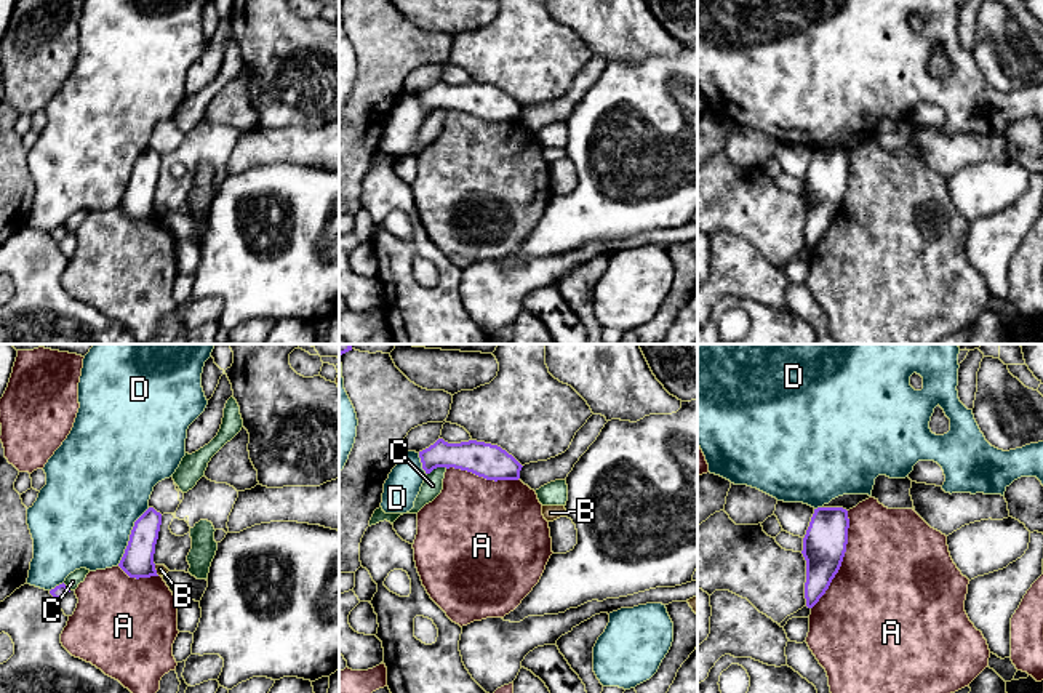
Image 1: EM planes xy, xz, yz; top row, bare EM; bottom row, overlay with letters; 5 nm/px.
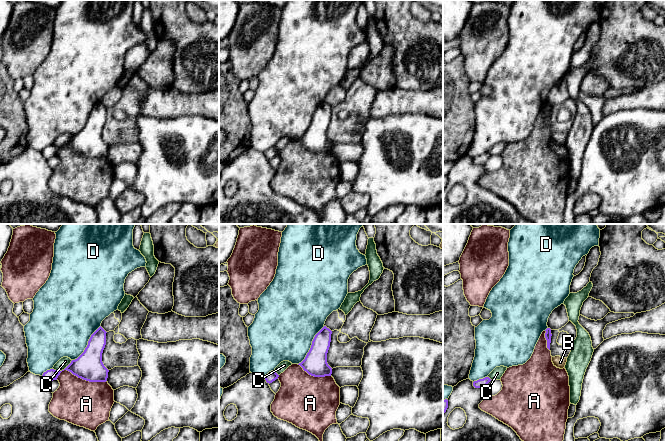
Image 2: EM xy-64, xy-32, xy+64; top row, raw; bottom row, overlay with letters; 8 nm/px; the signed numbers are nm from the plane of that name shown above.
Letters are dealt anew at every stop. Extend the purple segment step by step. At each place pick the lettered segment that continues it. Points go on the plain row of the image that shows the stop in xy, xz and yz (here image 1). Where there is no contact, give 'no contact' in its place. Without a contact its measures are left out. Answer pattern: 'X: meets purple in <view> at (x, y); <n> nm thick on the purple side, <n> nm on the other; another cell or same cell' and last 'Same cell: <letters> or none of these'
A: meets purple in yz at (842, 202); 220 nm thick on the purple side, 500 nm on the other; another cell
B: meets purple in xy at (155, 212); 160 nm thick on the purple side, 50 nm on the other; another cell
C: meets purple in xz at (437, 108); 170 nm thick on the purple side, 100 nm on the other; another cell
D: meets purple in xy at (130, 178); 160 nm thick on the purple side, 500 nm on the other; another cell
Same cell: none of these

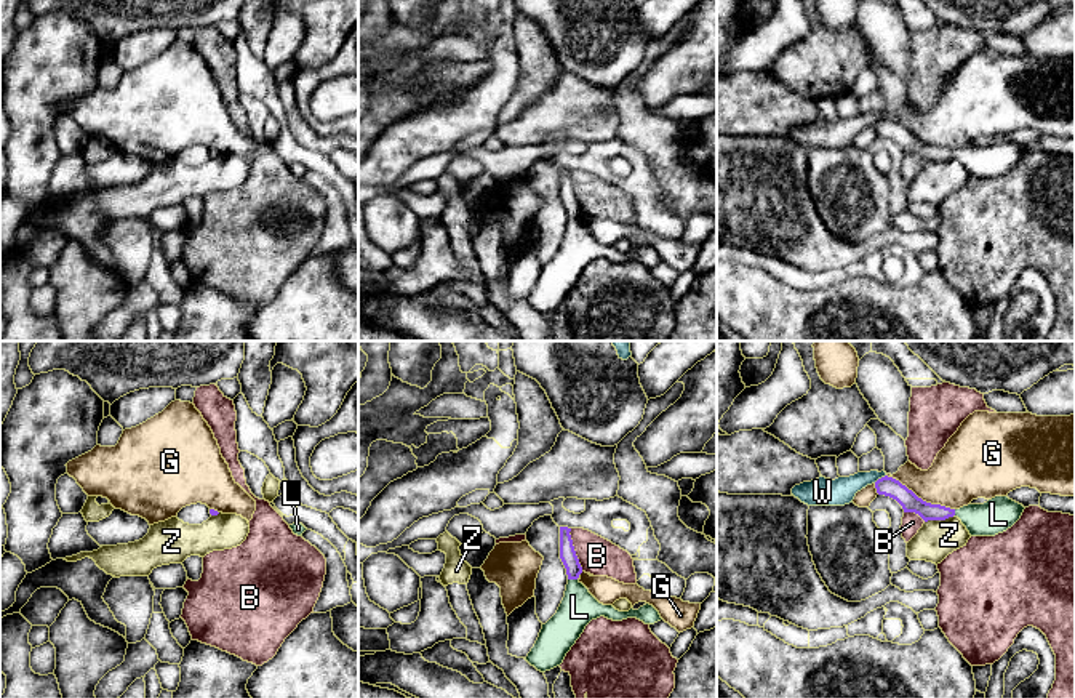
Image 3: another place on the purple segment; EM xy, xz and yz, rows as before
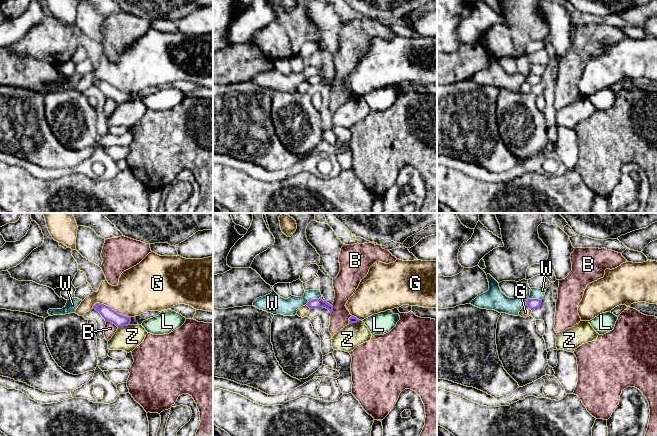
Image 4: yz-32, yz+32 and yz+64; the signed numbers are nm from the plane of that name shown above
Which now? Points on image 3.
B: meets purple in xz at (573, 191); 80 nm thick on the purple side, 190 nm on the other; another cell
G: meets purple in yz at (920, 140); 100 nm thick on the purple side, 300 nm on the other; another cell
L: meets purple in xz at (573, 220); 80 nm thick on the purple side, 180 nm on the other; same cell
W: meets purple in yz at (879, 120); 100 nm thick on the purple side, 140 nm on the other; another cell
Z: meets purple in yz at (939, 160); 100 nm thick on the purple side, 190 nm on the other; another cell
Same cell: L

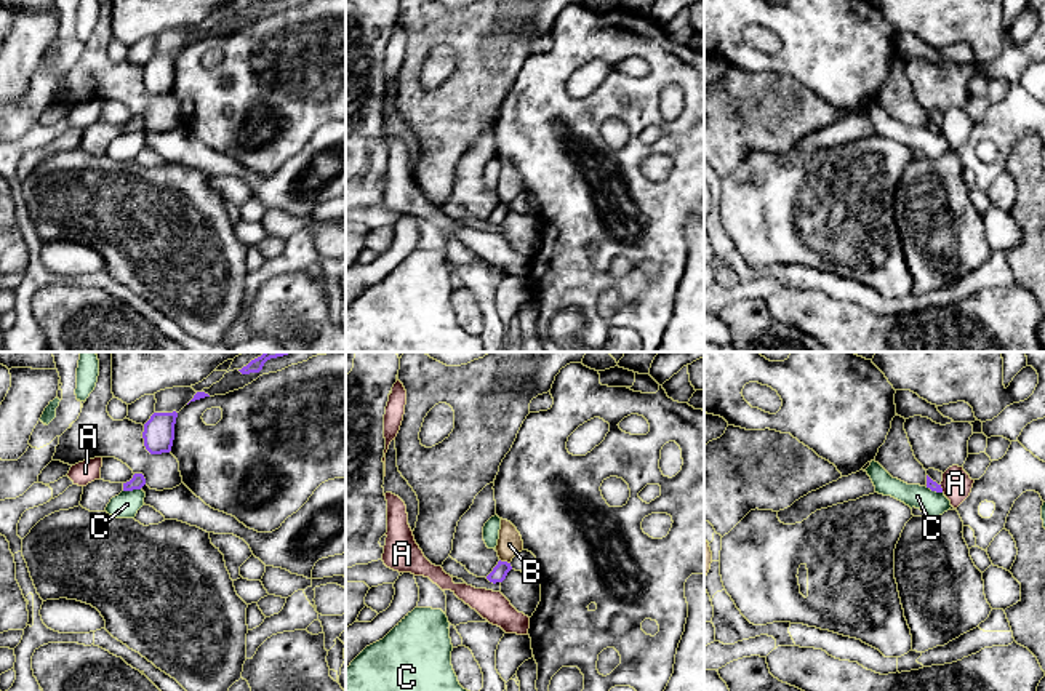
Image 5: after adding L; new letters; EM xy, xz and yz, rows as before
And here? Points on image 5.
A: meets purple in yz at (941, 130); 50 nm thick on the purple side, 150 nm on the other; another cell
B: meets purple in xz at (504, 203); 80 nm thick on the purple side, 120 nm on the other; another cell
C: meets purple in xy at (132, 131); 70 nm thick on the purple side, 130 nm on the other; another cell
Same cell: none of these

